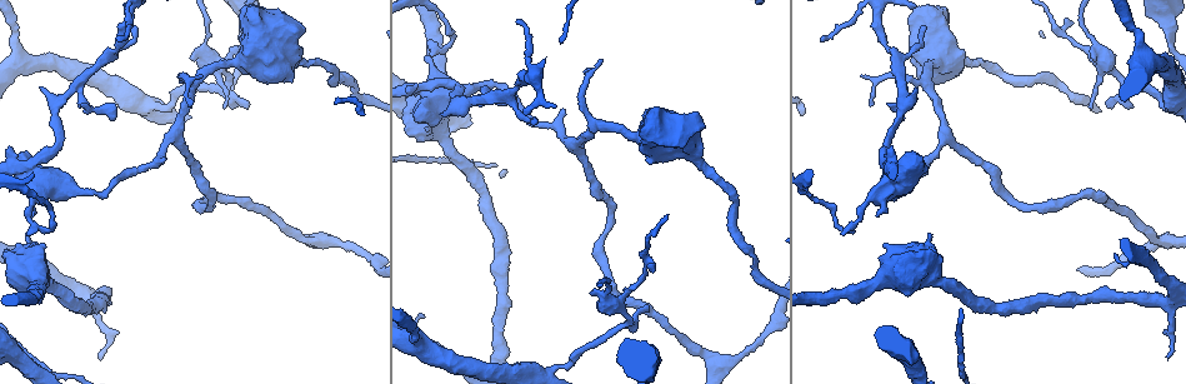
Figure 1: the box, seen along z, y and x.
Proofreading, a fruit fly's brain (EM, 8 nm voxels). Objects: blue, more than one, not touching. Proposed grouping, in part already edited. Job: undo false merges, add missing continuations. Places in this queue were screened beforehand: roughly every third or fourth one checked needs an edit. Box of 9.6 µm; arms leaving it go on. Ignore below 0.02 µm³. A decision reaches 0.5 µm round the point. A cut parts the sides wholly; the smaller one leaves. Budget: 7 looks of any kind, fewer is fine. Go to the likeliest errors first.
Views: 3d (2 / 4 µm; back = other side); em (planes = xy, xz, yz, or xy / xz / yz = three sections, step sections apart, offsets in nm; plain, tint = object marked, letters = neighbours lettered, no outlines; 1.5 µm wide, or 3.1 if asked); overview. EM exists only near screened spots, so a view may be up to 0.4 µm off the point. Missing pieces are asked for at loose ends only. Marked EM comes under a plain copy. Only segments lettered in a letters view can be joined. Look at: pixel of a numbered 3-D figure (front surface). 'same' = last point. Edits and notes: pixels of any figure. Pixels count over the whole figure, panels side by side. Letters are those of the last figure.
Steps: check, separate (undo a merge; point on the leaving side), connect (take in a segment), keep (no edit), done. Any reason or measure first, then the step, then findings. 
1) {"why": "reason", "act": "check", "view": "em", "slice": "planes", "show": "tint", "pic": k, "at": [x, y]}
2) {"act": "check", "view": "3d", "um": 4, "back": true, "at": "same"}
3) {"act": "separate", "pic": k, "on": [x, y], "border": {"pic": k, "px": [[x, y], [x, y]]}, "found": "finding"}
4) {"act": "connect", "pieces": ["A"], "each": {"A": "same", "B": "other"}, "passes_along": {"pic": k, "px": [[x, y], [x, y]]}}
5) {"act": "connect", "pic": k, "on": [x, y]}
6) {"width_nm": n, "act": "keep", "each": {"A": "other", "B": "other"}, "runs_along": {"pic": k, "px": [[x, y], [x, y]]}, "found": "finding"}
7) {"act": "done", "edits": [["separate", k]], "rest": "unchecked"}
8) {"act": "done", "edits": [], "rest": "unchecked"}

{"why": "an open end", "act": "check", "view": "3d", "um": 2, "back": true, "pic": 1, "at": [442, 116]}

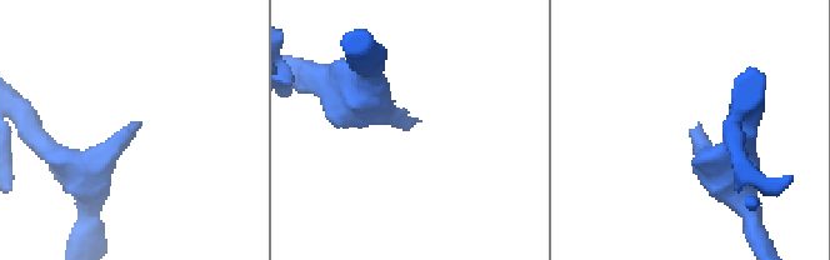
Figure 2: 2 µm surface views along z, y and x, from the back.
{"why": "need the tissue", "act": "check", "view": "em", "slice": "yz", "step": 8, "show": "letters", "pic": 2, "at": [698, 123]}

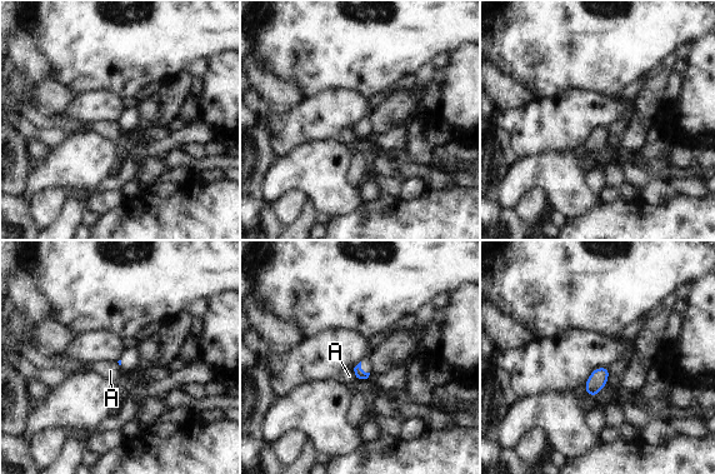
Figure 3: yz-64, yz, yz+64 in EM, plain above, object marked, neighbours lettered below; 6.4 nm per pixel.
{"longest_contact_nm": ["A", 80], "act": "keep", "each": {"A": "other"}, "border": {"pic": 3, "px": [[353, 369], [355, 380]]}, "found": "no lettered segment goes on from it"}

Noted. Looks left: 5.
{"why": "abrupt turn", "act": "check", "view": "3d", "um": 4, "pic": 1, "at": [1102, 63]}

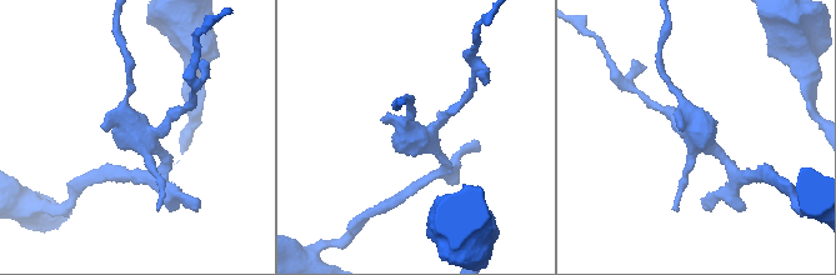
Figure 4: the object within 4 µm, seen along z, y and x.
{"why": "now the EM", "act": "check", "view": "em", "slice": "xz", "step": 8, "show": "letters", "pic": 4, "at": [148, 137]}

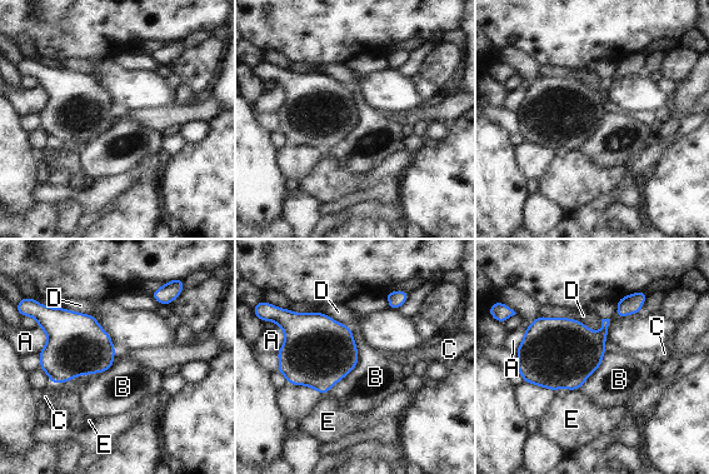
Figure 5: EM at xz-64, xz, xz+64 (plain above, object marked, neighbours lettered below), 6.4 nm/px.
{"act": "check", "view": "em", "slice": "planes", "show": "letters", "at": "same"}

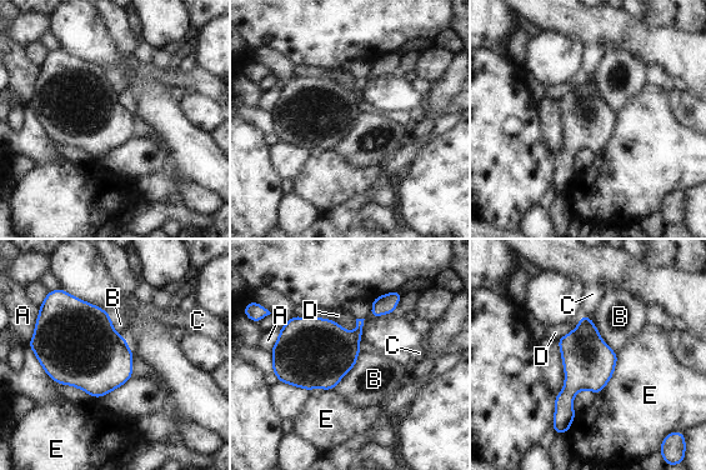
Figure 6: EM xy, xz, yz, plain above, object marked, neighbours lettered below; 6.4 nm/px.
{"width_nm": 150, "act": "keep", "each": {"A": "other", "B": "other", "C": "other", "D": "other", "E": "other"}, "border": {"pic": 6, "px": [[589, 316], [600, 338], [617, 355]]}, "found": "one cell here"}

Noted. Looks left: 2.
{"why": "a fork", "act": "check", "view": "3d", "um": 2, "back": true, "pic": 1, "at": [927, 86]}

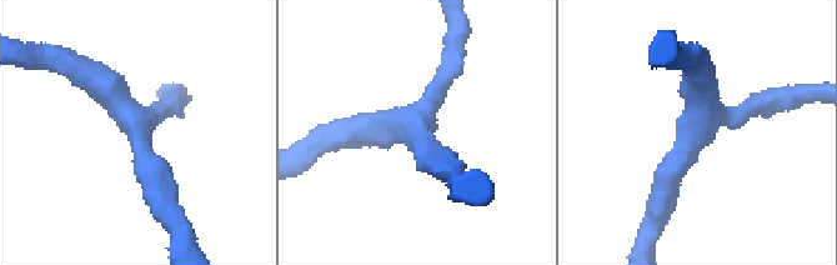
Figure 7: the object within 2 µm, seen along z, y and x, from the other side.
{"why": "shape alone is not enough", "act": "check", "view": "em", "slice": "yz", "step": 8, "show": "letters", "pic": 7, "at": [137, 125]}

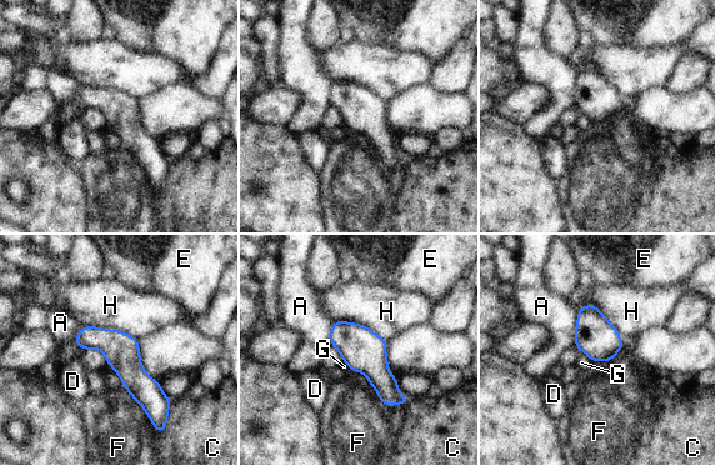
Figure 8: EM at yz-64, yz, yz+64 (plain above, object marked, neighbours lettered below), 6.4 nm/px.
{"longest_contact_nm": ["H", 360], "act": "keep", "each": {"A": "other", "C": "other", "D": "other", "E": "other", "F": "other", "G": "other", "H": "other"}, "border": {"pic": 8, "px": [[350, 369], [365, 376], [381, 403]]}, "found": "continuous, no second cell"}

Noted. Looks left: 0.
{"act": "done", "edits": [], "rest": "unchecked"}

